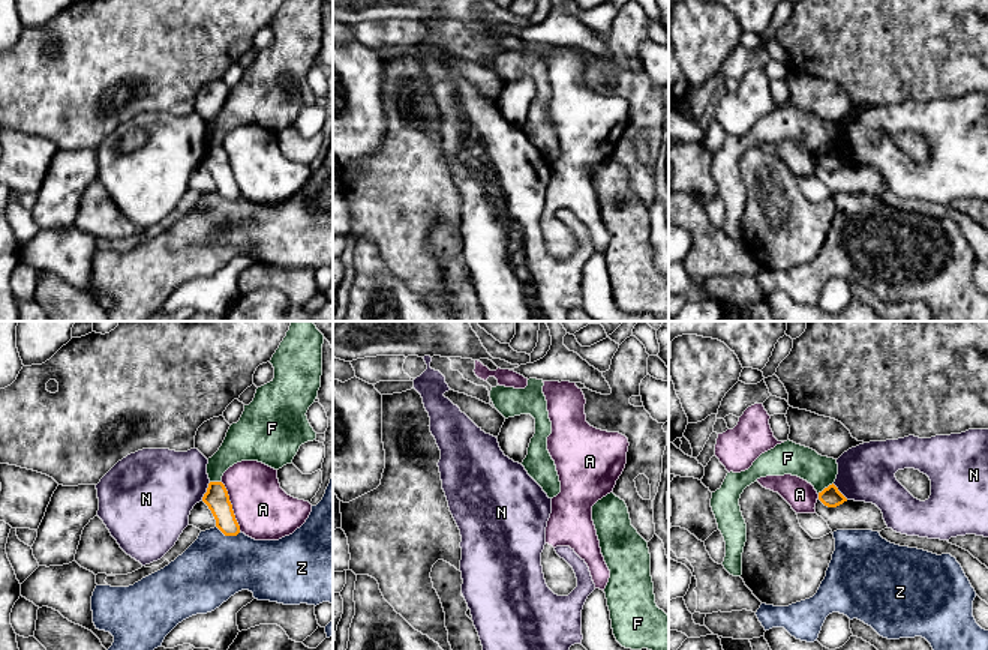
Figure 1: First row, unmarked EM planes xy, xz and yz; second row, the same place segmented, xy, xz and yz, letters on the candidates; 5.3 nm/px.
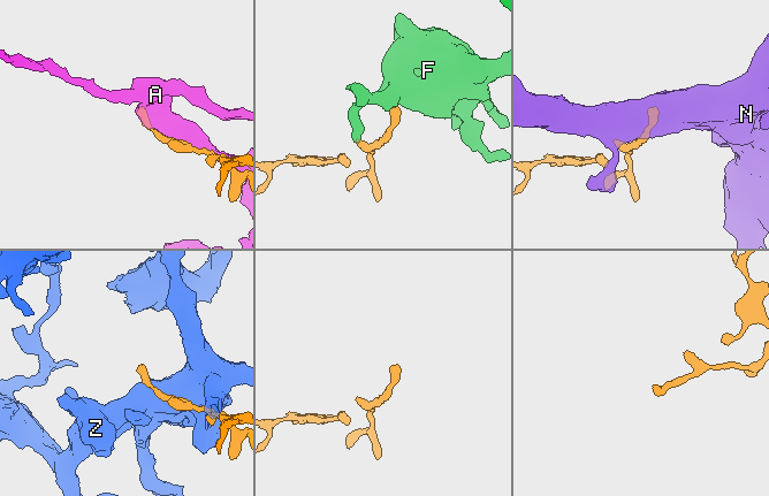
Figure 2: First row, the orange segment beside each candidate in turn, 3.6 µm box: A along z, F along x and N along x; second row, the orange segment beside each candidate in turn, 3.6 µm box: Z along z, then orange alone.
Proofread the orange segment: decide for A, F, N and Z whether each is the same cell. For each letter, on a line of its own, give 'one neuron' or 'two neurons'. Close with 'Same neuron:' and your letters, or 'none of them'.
A: two neurons
F: two neurons
N: two neurons
Z: two neurons
Same neuron: none of them

